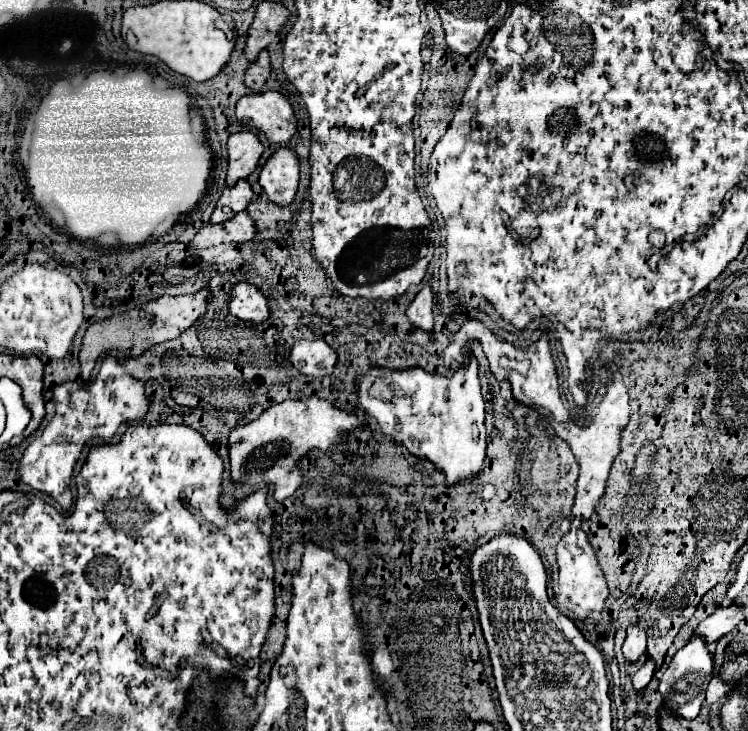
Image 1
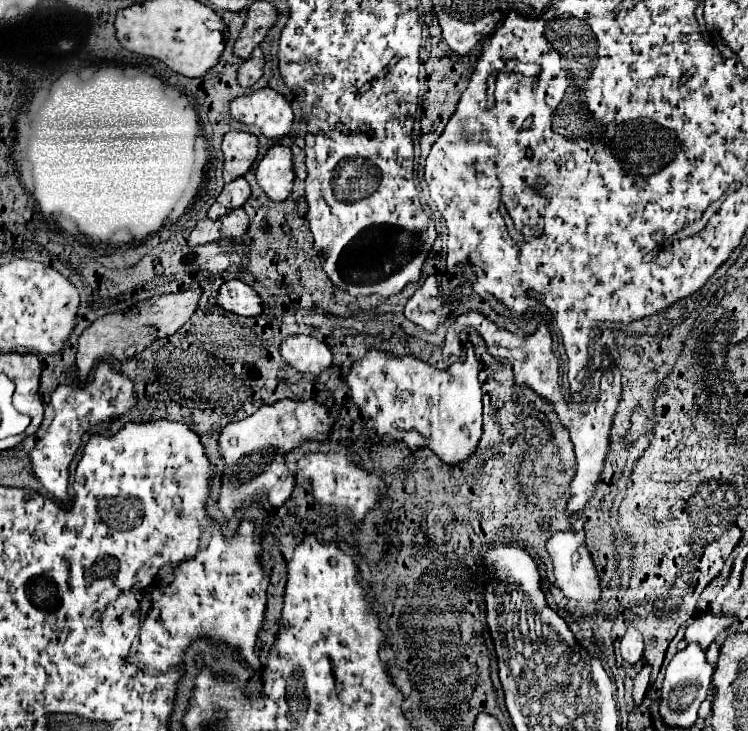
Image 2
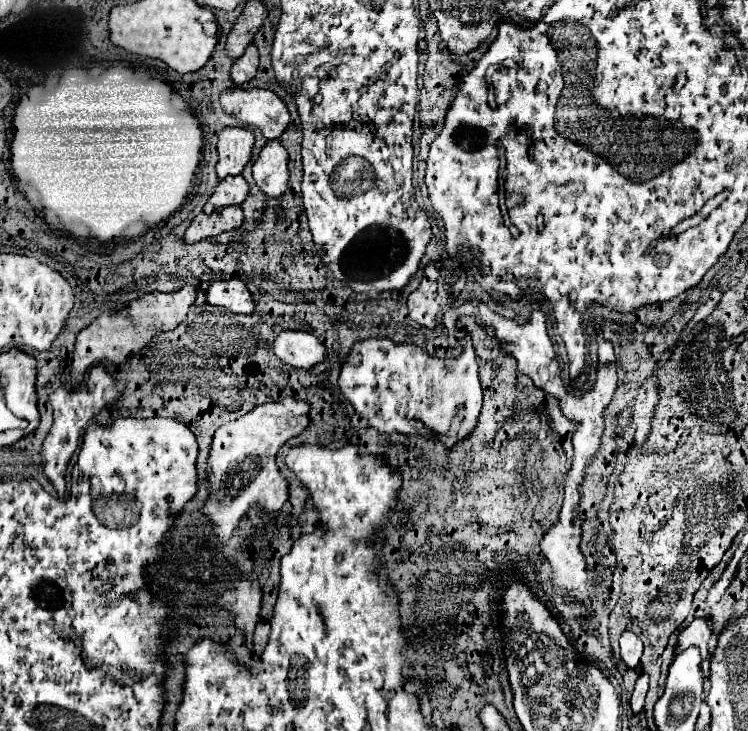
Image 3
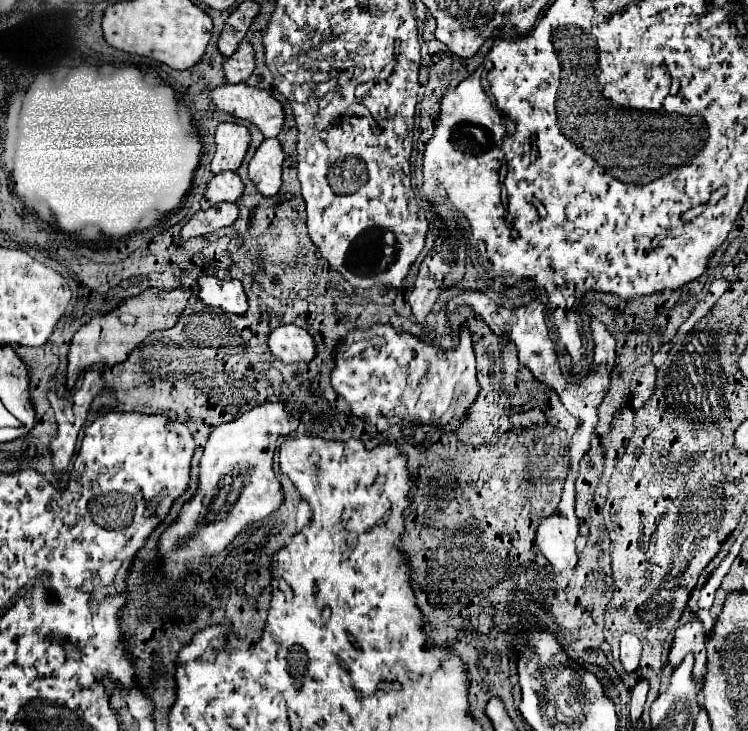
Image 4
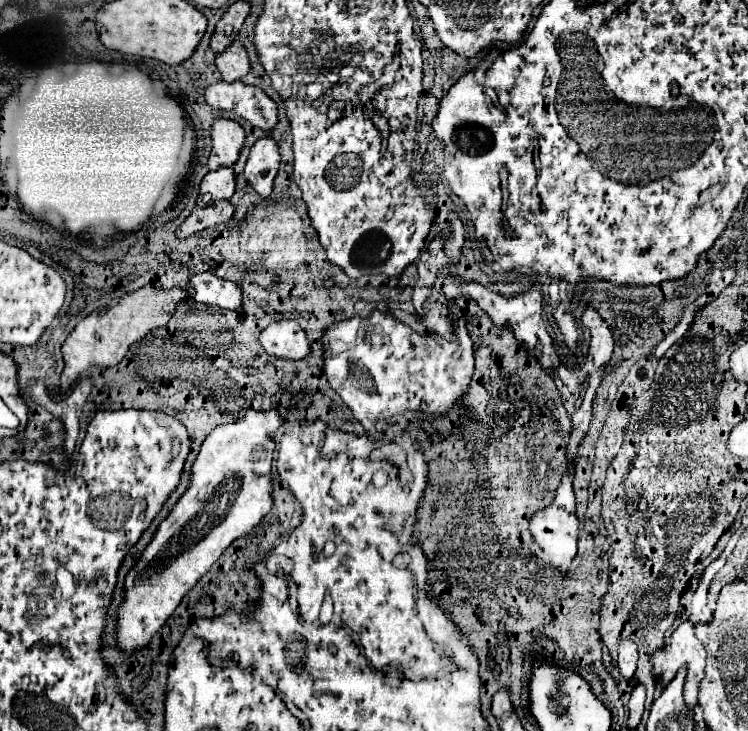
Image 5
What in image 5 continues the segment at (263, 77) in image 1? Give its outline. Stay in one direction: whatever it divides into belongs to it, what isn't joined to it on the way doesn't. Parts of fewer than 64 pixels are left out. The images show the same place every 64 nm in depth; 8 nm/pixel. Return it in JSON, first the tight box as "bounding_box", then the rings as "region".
{"bounding_box":[216,40,250,82],"region":[[[236,40],[232,48],[228,48],[228,52],[222,52],[216,58],[216,66],[222,72],[222,78],[226,82],[236,82],[242,76],[246,76],[250,72],[250,60],[248,60],[248,52],[242,46],[242,42]]]}

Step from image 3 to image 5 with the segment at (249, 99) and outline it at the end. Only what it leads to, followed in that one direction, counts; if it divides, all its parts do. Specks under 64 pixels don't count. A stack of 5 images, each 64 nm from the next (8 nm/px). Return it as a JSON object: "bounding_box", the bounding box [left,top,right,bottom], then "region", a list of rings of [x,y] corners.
{"bounding_box":[206,82,278,130],"region":[[[218,82],[206,88],[206,102],[212,108],[232,110],[244,120],[252,122],[262,130],[272,130],[278,124],[278,106],[276,102],[264,94],[264,90],[256,86],[248,86],[244,82]]]}

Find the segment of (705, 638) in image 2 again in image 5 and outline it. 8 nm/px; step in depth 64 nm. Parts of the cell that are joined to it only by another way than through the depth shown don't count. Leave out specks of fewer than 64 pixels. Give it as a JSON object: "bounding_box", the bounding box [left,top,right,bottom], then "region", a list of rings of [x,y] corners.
{"bounding_box":[652,622,706,708],"region":[[[682,622],[670,636],[670,644],[664,646],[652,660],[656,660],[654,664],[654,672],[656,672],[656,678],[664,684],[668,684],[672,680],[672,676],[678,672],[678,668],[682,666],[688,666],[688,680],[686,680],[686,686],[684,686],[684,698],[686,698],[686,704],[690,708],[694,708],[698,702],[698,684],[700,680],[704,678],[704,662],[706,662],[706,650],[702,646],[702,642],[696,638],[694,634],[694,624],[692,622]]]}

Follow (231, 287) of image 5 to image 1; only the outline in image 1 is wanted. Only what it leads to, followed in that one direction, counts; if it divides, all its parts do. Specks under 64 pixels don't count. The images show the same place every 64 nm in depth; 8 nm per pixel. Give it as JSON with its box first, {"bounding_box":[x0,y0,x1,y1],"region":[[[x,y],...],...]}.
{"bounding_box":[230,282,270,324],"region":[[[240,282],[232,288],[230,298],[230,314],[234,314],[240,320],[262,324],[270,318],[270,308],[266,296],[252,284]]]}

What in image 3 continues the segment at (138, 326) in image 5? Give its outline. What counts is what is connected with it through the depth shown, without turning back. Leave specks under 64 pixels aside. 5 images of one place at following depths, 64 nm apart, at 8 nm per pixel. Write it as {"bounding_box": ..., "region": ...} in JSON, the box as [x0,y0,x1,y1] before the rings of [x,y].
{"bounding_box":[72,286,196,384],"region":[[[184,286],[178,292],[170,294],[146,294],[140,300],[134,300],[128,308],[120,310],[114,318],[96,318],[88,328],[84,328],[76,336],[76,350],[74,350],[74,360],[72,360],[72,378],[74,384],[82,382],[84,374],[92,364],[100,364],[104,360],[120,364],[130,358],[130,354],[138,354],[156,334],[174,330],[178,324],[186,320],[186,314],[190,306],[194,304],[196,298],[196,288]]]}

